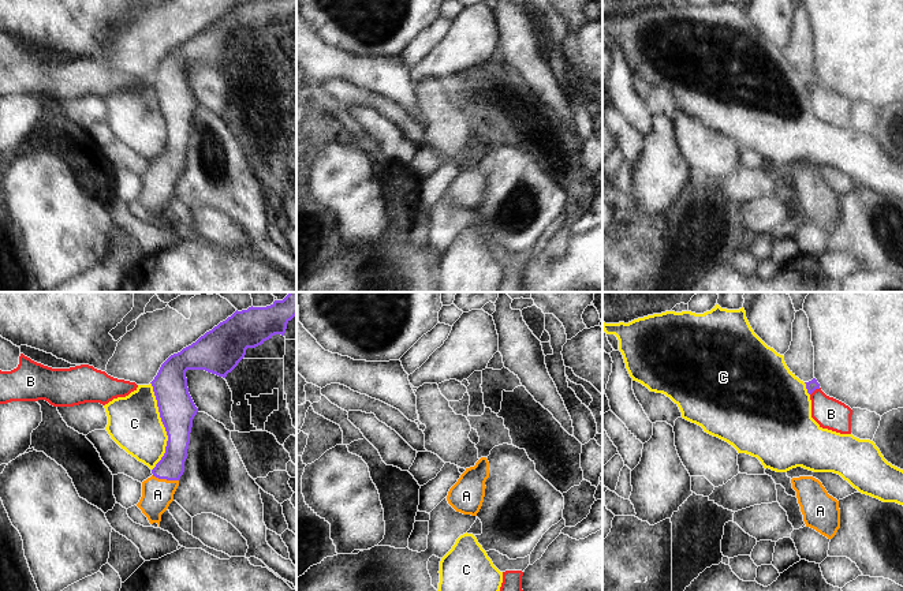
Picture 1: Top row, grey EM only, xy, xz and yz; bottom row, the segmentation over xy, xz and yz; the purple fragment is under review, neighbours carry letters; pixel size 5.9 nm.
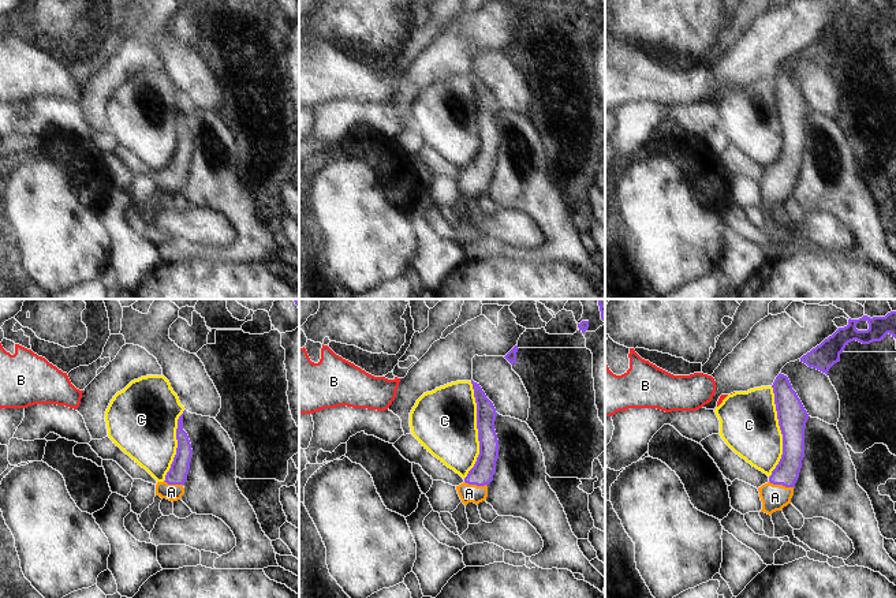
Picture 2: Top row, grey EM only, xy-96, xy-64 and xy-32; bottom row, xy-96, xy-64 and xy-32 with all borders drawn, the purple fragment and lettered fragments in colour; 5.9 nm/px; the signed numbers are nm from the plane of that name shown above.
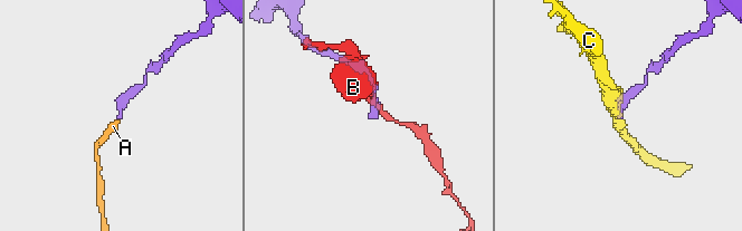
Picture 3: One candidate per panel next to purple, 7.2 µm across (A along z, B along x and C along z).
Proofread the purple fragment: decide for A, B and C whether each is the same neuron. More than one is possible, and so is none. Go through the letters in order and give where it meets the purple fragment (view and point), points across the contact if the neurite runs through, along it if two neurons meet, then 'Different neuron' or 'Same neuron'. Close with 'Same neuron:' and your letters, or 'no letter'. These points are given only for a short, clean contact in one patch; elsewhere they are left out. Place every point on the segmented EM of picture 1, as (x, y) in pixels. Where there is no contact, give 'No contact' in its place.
A: Touches purple at xy (165, 478). Path across: xy (171, 467), (165, 478), (157, 494). Same neuron
B: Touches purple at yz (814, 389). Boundary: yz (820, 388), (810, 395). Different neuron
C: Touches purple at xy (164, 426). Different neuron
Same neuron: A

